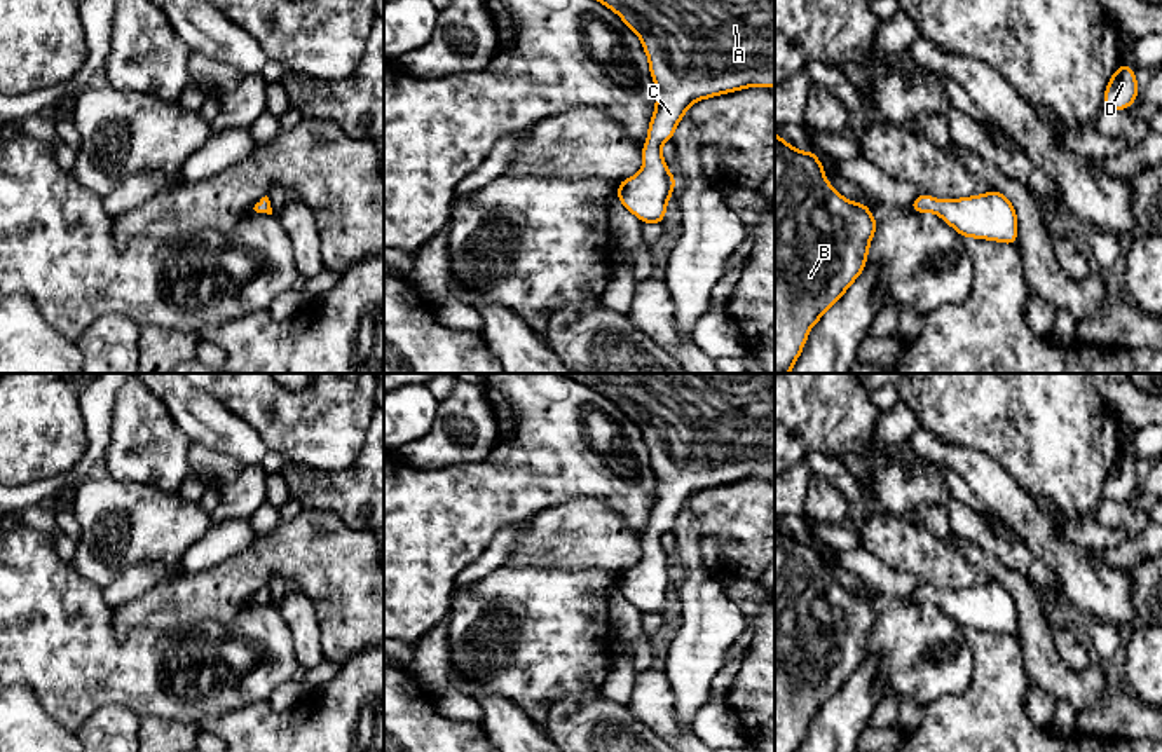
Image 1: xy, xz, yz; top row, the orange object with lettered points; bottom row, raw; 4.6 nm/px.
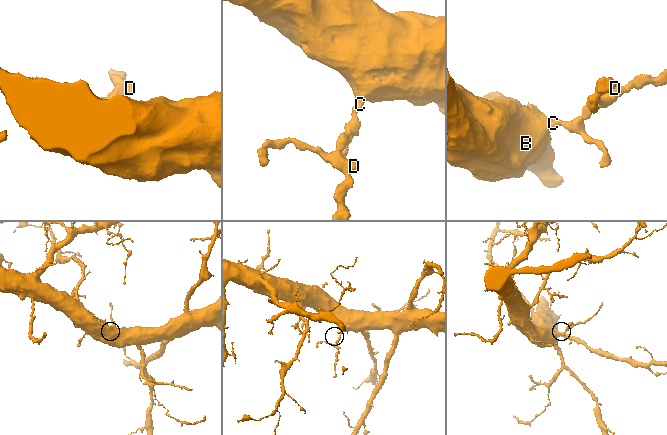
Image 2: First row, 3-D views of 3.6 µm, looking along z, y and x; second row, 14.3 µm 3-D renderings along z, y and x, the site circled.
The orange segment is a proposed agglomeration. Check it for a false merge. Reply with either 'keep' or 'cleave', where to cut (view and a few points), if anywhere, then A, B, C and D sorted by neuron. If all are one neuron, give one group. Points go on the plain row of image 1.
keep; cut none; groups A B C D

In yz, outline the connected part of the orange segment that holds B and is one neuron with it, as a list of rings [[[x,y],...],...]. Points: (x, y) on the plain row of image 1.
[[[775,523],[775,752],[797,752],[810,719],[865,660],[876,619],[878,612],[864,593],[844,590],[827,572],[815,543],[799,543]]]

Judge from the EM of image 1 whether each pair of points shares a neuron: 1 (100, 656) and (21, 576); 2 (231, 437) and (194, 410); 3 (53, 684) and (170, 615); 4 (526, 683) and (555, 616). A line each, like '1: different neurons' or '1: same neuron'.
1: same neuron
2: same neuron
3: different neurons
4: same neuron

